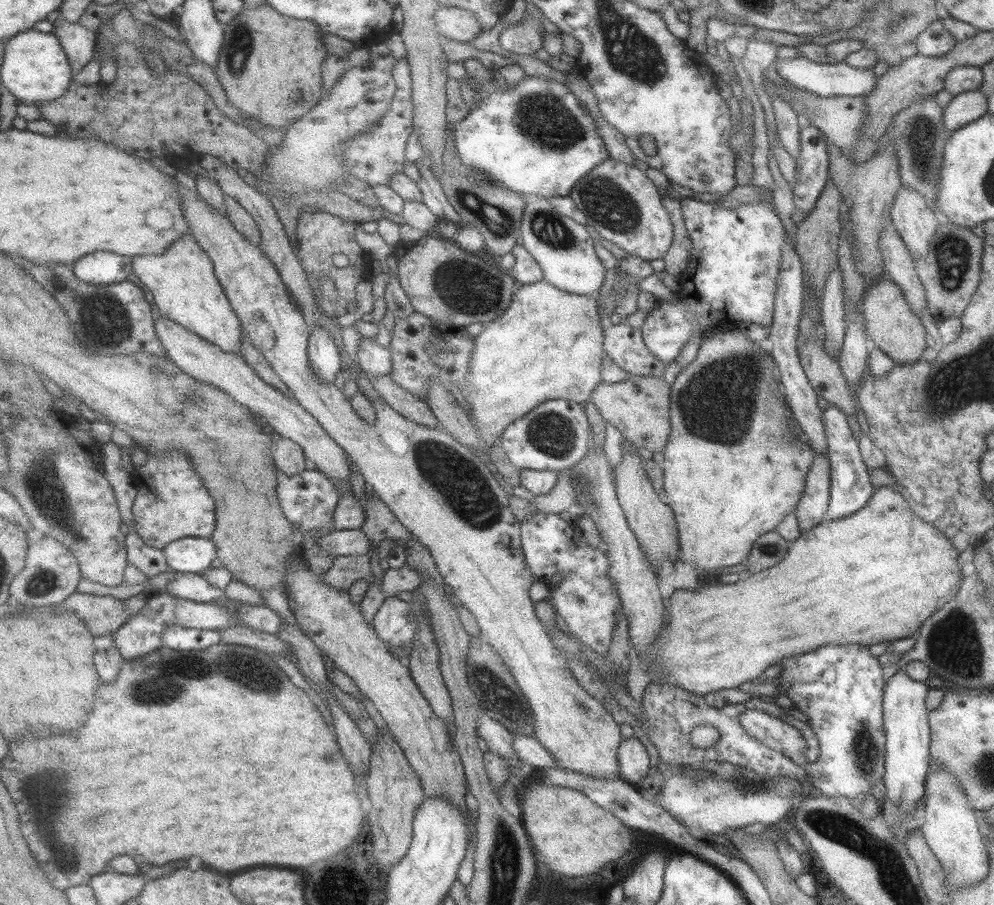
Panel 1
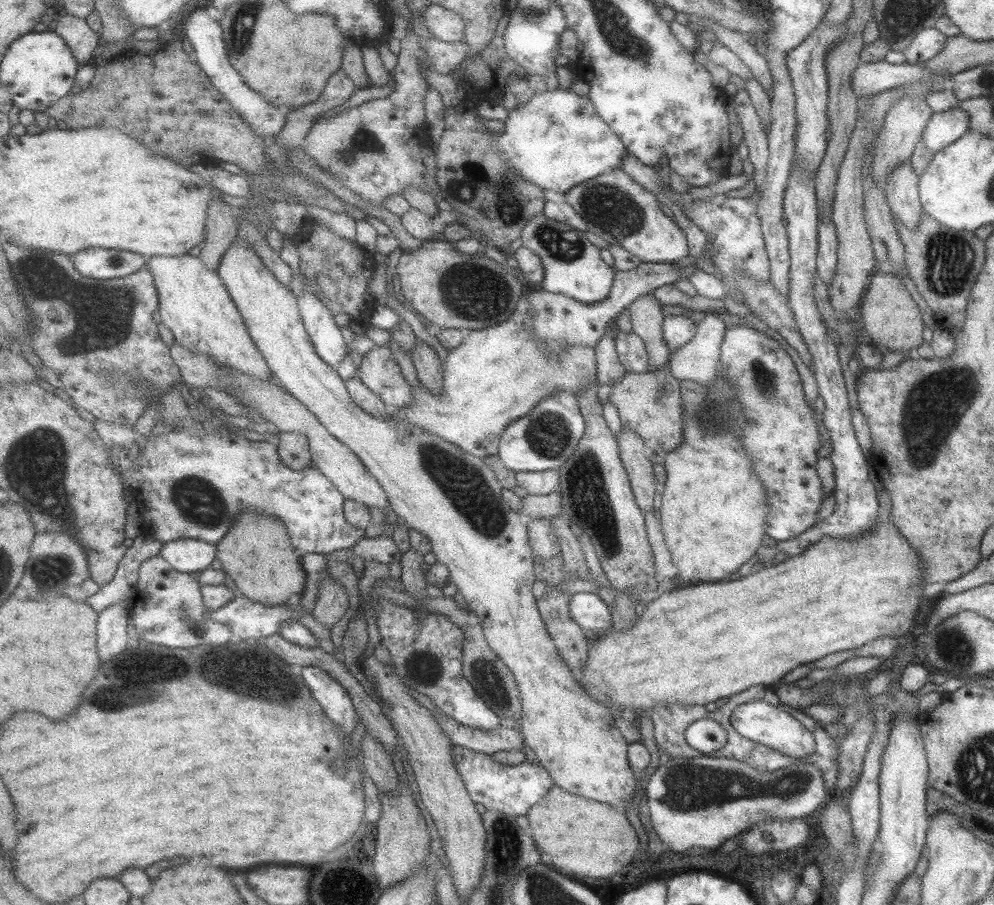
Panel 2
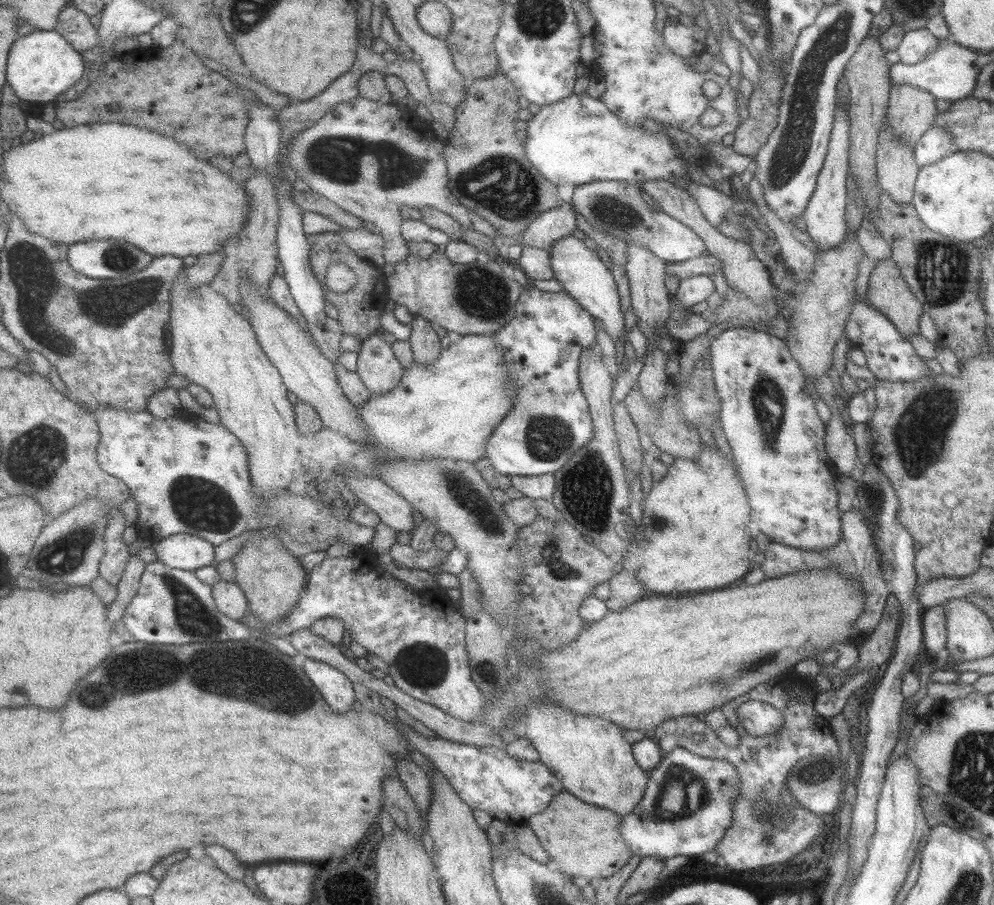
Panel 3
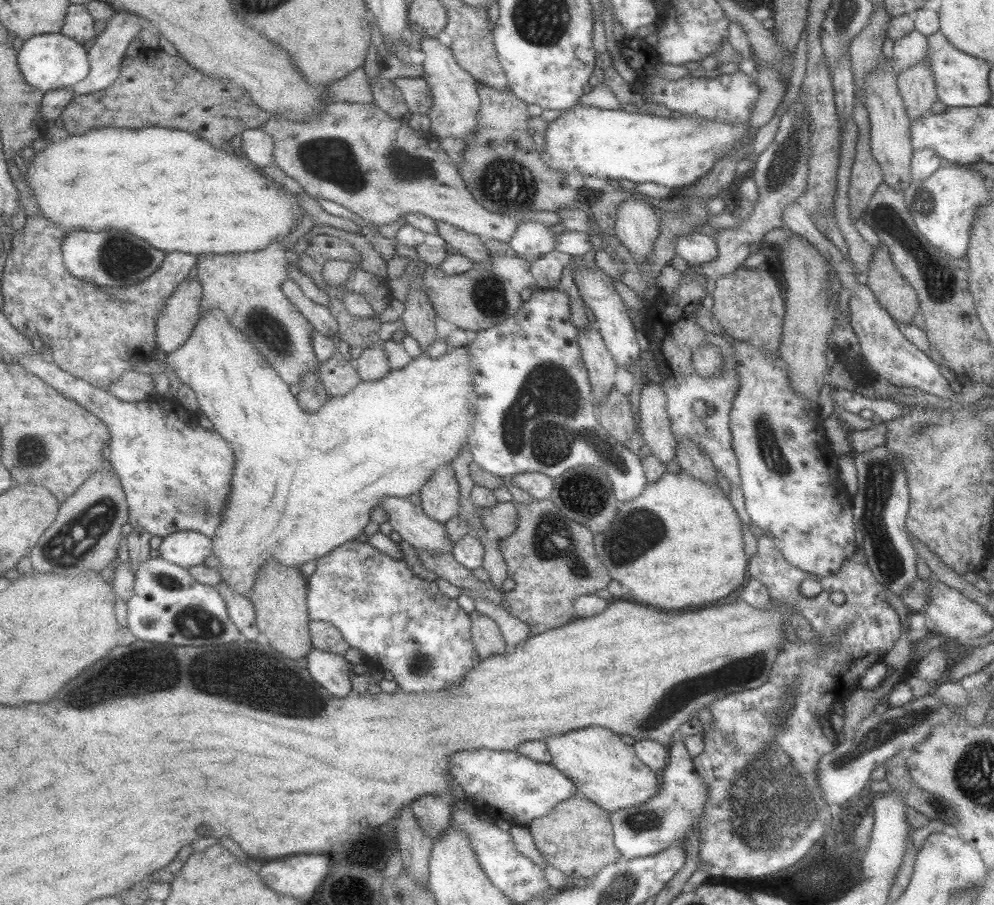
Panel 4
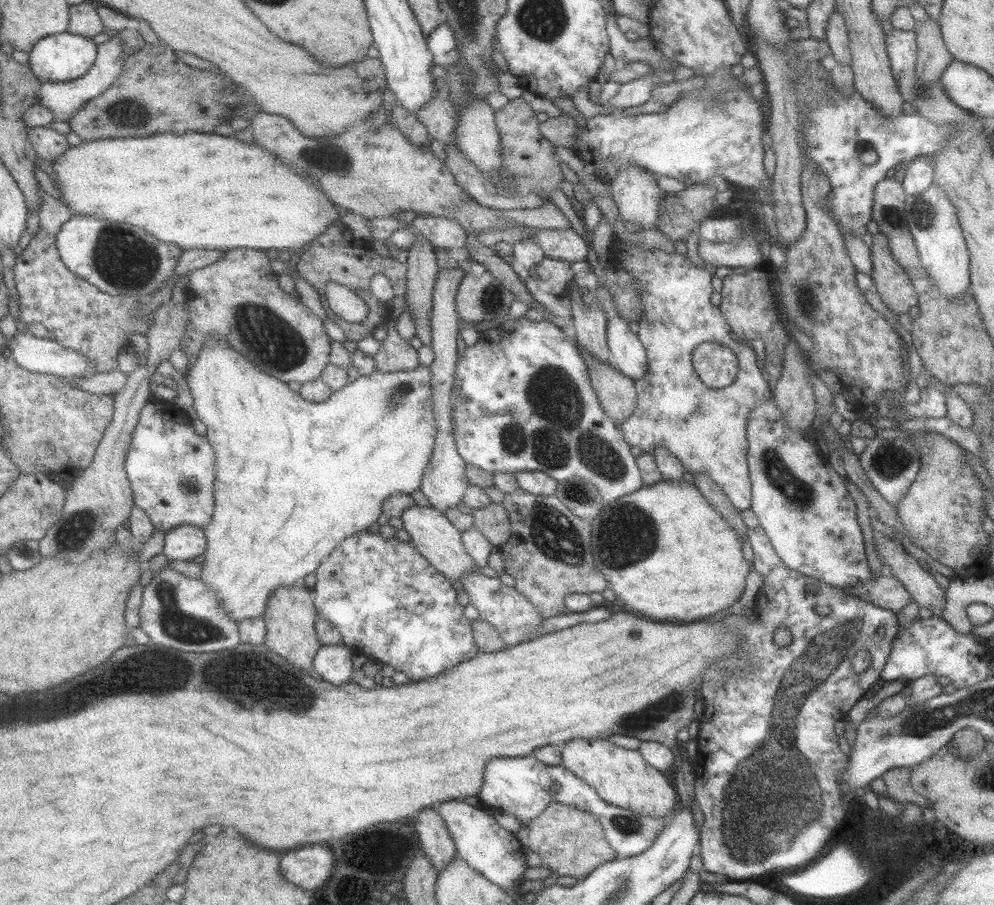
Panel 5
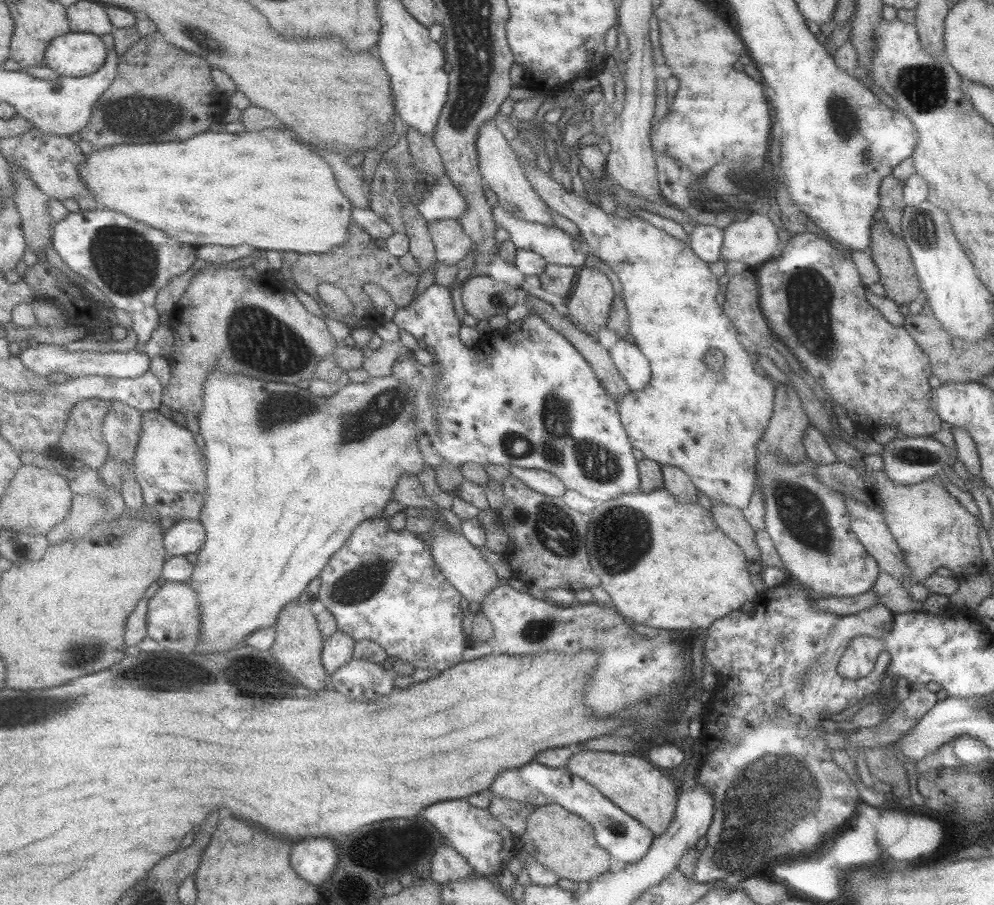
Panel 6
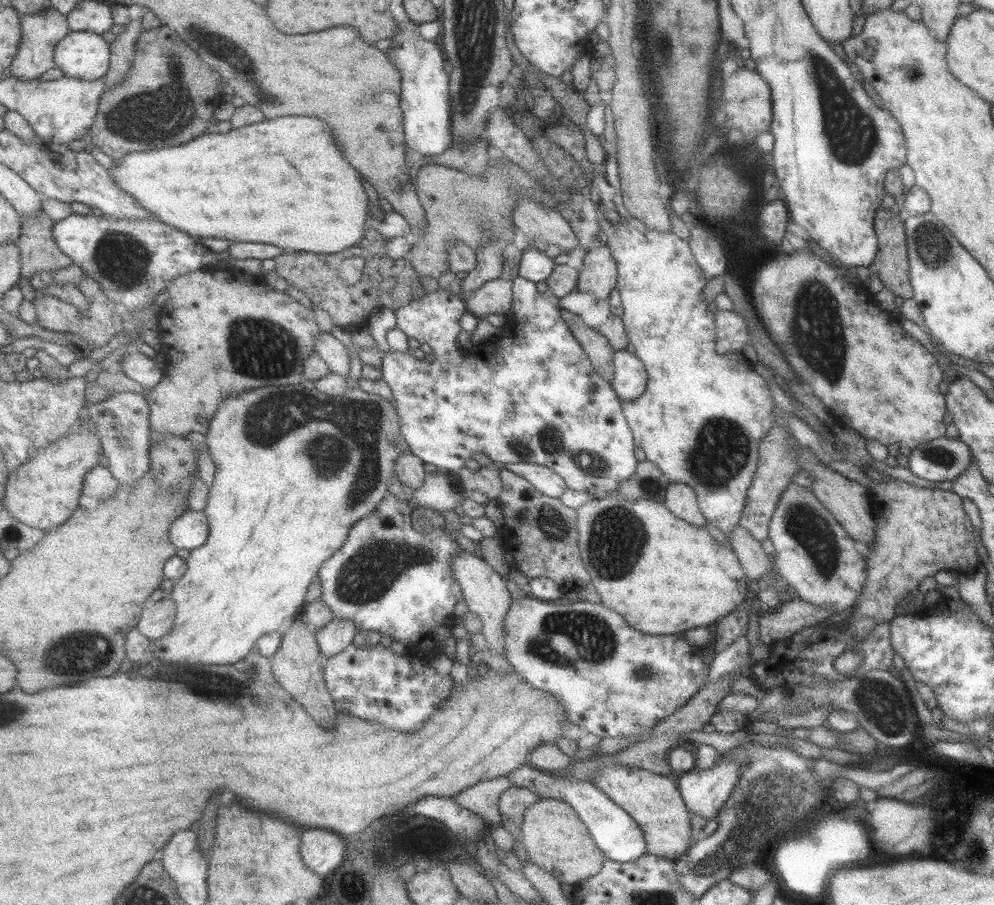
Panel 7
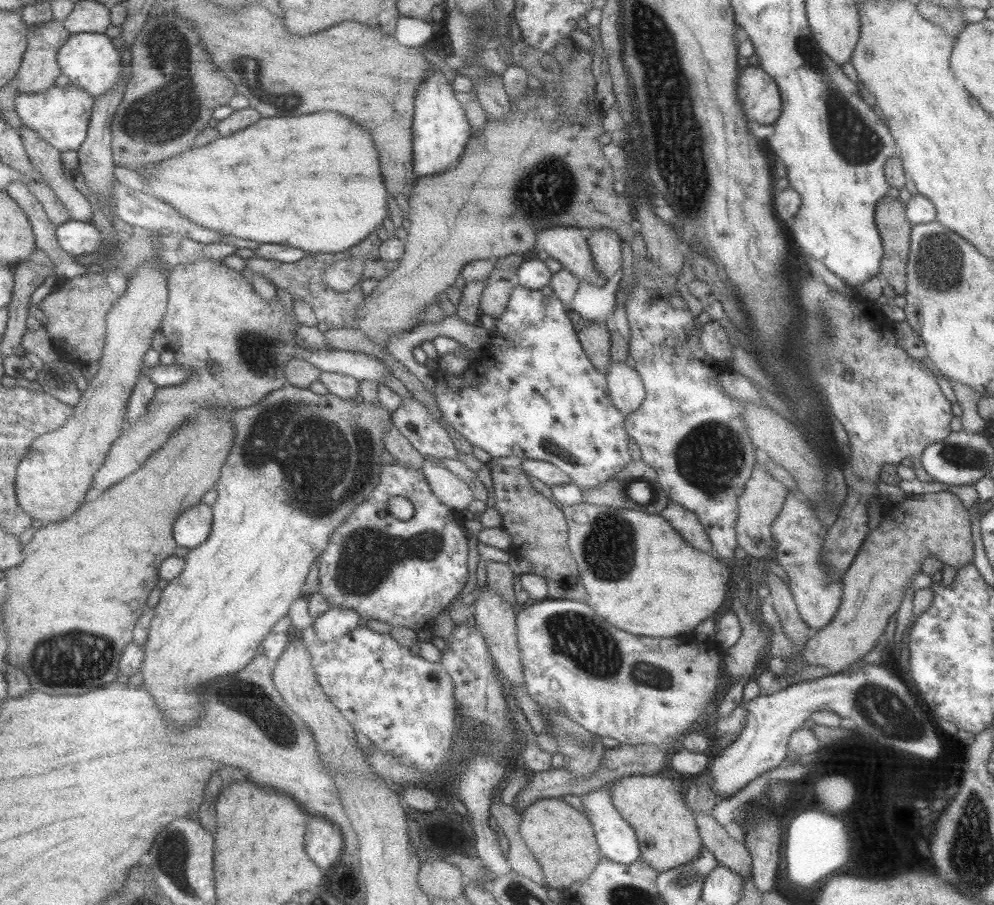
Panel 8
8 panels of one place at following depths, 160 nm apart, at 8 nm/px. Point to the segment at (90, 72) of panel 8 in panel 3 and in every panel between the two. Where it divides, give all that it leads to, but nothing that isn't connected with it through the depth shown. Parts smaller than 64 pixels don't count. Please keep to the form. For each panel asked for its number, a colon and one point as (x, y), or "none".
3: (43, 65)
4: (48, 61)
5: (62, 57)
6: (79, 54)
7: (85, 55)

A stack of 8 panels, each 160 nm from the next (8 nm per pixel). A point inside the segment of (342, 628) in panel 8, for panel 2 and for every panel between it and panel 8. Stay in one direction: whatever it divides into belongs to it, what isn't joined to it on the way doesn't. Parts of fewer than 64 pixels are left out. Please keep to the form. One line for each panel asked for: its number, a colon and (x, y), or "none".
2: (337, 702)
3: (335, 685)
4: (333, 671)
5: (334, 664)
6: (339, 649)
7: (338, 636)

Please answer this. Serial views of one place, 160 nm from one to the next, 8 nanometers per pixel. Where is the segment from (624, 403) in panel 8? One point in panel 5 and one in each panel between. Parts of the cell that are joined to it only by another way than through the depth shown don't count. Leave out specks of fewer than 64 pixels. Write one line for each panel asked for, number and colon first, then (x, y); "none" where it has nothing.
5: (627, 355)
6: (628, 360)
7: (629, 380)

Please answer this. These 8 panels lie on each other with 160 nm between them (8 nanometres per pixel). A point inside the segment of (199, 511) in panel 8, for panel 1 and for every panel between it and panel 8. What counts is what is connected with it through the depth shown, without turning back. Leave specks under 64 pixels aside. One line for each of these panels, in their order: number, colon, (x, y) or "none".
1: (190, 554)
2: (186, 555)
3: (189, 552)
4: (187, 548)
5: (186, 542)
6: (185, 536)
7: (192, 529)

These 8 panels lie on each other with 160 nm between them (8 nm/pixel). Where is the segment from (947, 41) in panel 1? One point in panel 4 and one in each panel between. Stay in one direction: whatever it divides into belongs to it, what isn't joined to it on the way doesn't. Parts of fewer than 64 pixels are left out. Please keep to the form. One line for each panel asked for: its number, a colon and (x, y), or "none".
2: (927, 42)
3: (916, 45)
4: (907, 51)

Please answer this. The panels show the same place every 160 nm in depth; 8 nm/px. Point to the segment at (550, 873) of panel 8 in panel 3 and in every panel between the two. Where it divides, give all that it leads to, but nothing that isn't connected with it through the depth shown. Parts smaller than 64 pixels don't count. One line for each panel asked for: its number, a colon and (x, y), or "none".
3: (585, 839)
4: (575, 837)
5: (570, 842)
6: (560, 841)
7: (554, 838)

